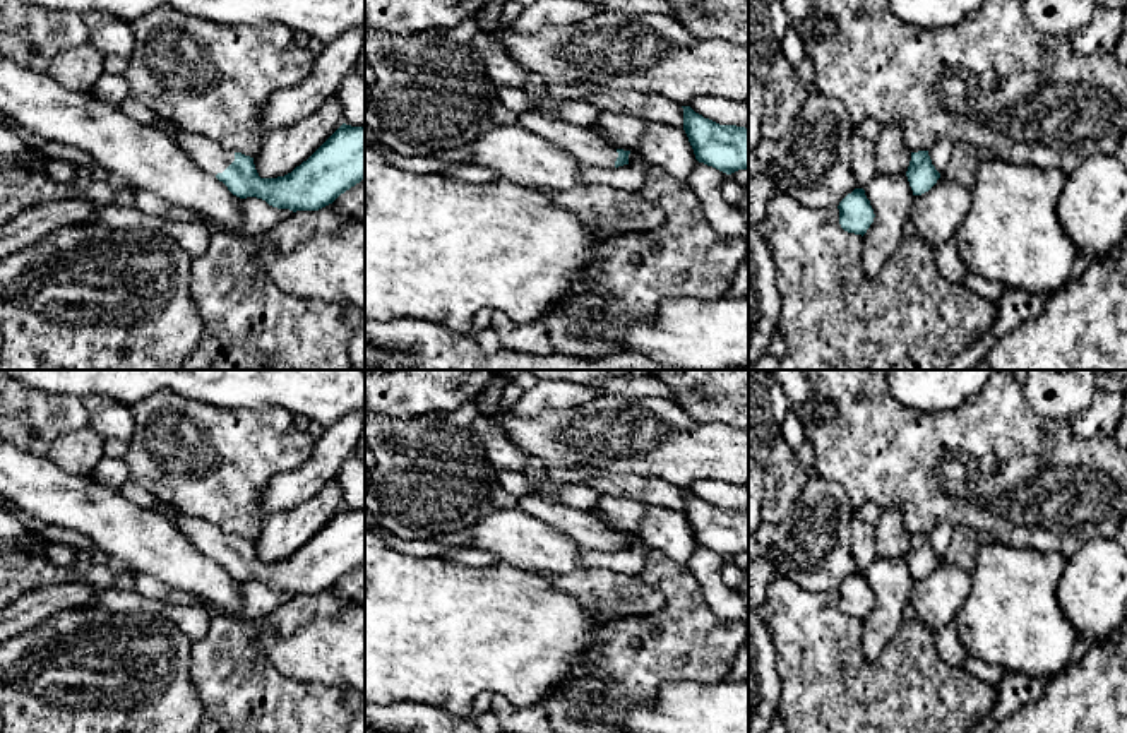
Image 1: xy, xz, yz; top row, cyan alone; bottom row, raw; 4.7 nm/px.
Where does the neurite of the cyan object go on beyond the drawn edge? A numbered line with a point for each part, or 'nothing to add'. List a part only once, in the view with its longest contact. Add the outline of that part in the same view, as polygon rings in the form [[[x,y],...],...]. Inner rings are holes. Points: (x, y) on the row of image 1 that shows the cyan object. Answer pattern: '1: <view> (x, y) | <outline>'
1: xy (206, 154) | [[[166,118],[166,123],[173,128],[171,139],[176,140],[190,154],[195,164],[207,173],[216,176],[235,161],[235,151],[221,149],[212,140],[187,132],[170,118]]]

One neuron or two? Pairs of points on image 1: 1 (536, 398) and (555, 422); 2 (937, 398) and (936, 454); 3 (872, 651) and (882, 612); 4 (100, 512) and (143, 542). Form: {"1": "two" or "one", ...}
{"1": "two", "2": "two", "3": "one", "4": "one"}

